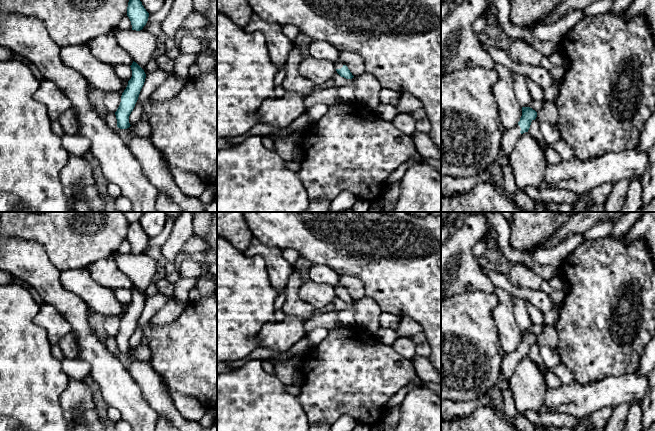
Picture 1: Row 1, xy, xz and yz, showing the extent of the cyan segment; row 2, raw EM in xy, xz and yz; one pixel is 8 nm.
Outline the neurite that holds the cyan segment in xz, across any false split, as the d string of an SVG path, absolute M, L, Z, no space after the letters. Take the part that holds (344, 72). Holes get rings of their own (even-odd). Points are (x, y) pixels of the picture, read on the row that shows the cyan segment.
M337 60L335 62L335 67L336 67L336 71L337 73L341 76L344 77L346 79L352 79L354 76L352 75L352 73L350 72L350 70L348 69L348 67L340 60Z

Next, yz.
M522 107L522 116L518 124L510 129L505 130L500 141L500 152L504 157L509 159L513 145L521 134L528 132L531 122L537 117L537 112L530 107Z

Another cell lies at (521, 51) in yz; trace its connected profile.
M509 38L509 55L516 61L540 66L543 54L535 50L530 44Z

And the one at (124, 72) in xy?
M120 64L114 67L114 72L120 81L129 81L132 77L131 67L125 64Z

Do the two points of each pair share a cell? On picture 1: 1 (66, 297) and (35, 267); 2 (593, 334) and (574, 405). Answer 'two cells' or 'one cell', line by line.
1: one cell
2: two cells

